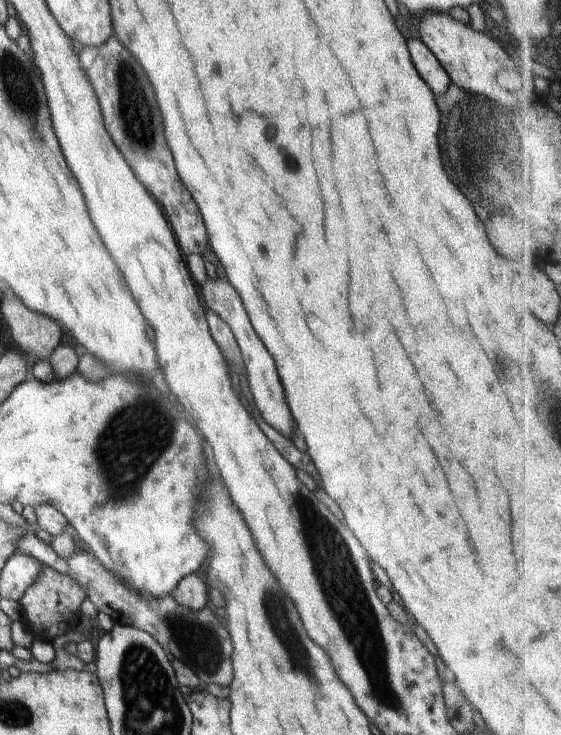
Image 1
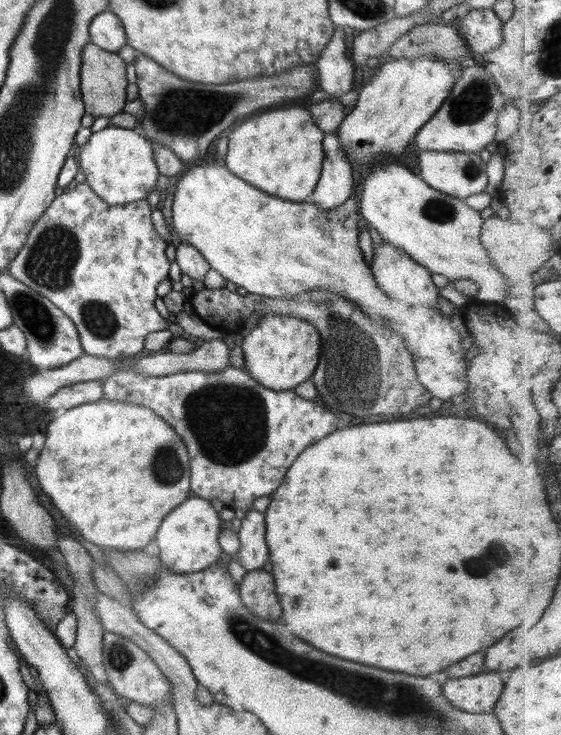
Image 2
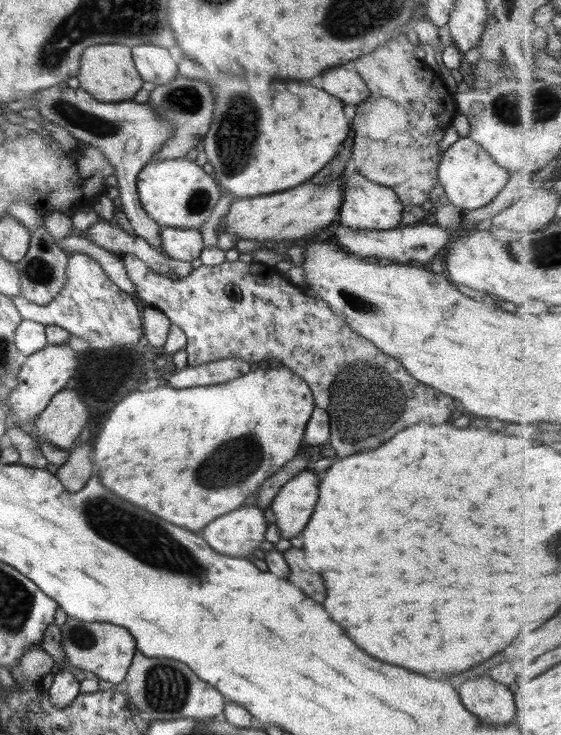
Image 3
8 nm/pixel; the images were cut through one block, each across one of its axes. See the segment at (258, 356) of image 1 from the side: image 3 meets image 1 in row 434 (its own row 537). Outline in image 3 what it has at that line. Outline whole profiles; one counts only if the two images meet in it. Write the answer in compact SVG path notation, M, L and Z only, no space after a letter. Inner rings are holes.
M304 469L296 474L273 498L270 507L282 539L291 539L304 530L318 500L318 474Z

